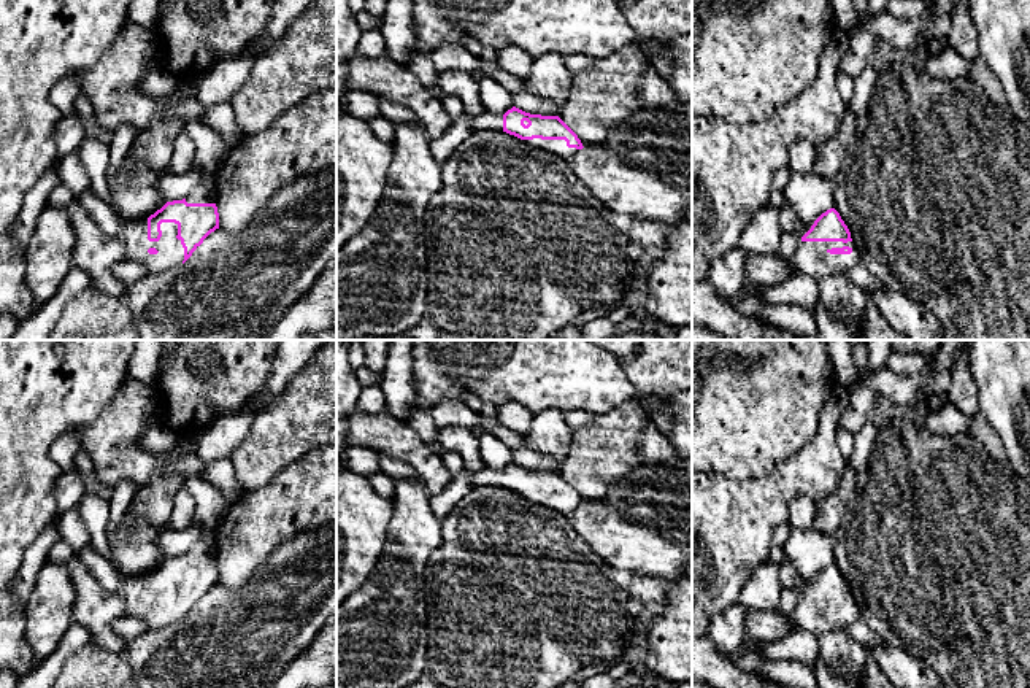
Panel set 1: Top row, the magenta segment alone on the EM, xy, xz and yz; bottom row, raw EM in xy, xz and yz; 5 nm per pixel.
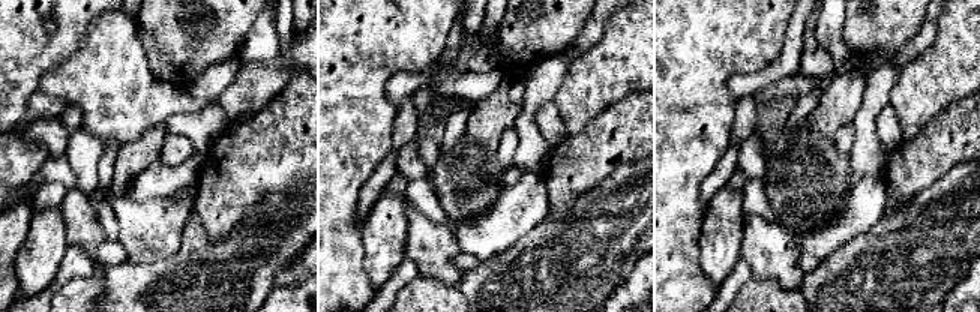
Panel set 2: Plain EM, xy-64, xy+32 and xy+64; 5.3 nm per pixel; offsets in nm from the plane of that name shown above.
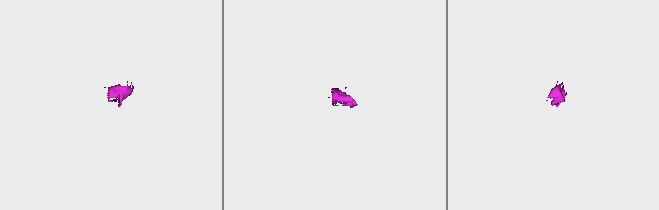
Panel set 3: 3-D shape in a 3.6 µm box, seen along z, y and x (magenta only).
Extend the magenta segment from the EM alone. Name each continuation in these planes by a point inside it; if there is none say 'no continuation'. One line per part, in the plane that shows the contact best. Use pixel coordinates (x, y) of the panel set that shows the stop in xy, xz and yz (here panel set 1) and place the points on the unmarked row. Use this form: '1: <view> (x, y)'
1: yz (811, 614)

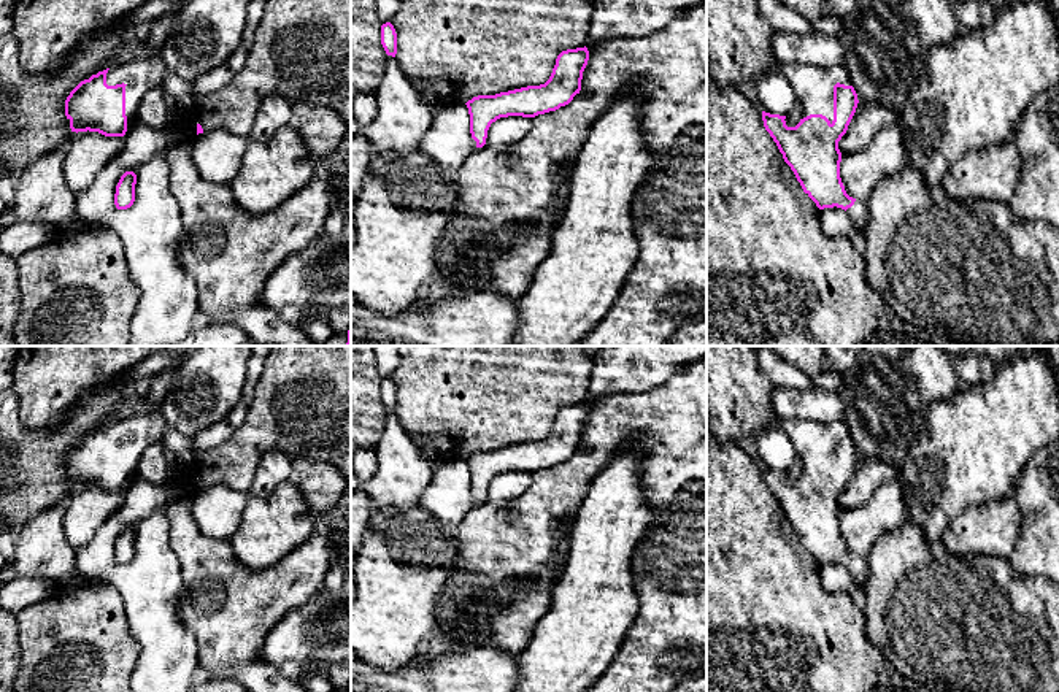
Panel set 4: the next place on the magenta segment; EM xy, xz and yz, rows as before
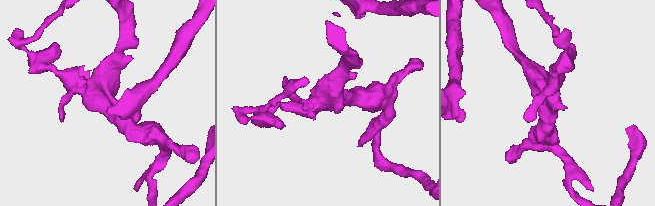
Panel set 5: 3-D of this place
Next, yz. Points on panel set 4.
1: yz (813, 443)
2: yz (858, 568)

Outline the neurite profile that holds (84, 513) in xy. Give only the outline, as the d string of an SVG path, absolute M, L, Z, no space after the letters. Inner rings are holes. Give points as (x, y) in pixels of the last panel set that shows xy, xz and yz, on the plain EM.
M78 487L64 508L64 533L76 551L100 530L106 516L124 506L124 492L105 492L98 487Z

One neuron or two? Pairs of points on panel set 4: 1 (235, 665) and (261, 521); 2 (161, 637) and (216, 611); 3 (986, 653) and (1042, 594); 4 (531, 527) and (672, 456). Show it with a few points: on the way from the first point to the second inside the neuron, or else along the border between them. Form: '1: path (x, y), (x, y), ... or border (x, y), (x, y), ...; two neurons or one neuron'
1: border (229, 540), (253, 568), (288, 554); two neurons
2: border (183, 621), (192, 632); two neurons
3: path (1001, 638), (1031, 608); one neuron
4: path (561, 489), (624, 426), (640, 426); one neuron

